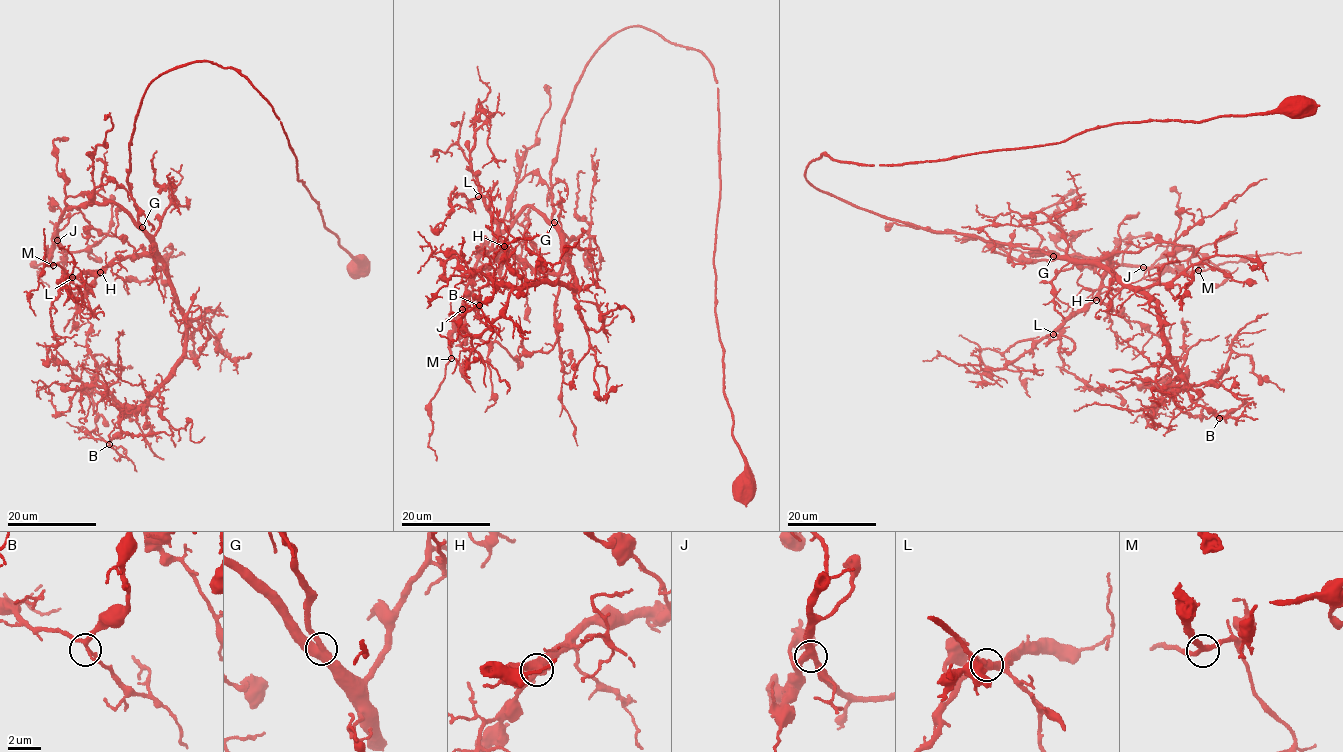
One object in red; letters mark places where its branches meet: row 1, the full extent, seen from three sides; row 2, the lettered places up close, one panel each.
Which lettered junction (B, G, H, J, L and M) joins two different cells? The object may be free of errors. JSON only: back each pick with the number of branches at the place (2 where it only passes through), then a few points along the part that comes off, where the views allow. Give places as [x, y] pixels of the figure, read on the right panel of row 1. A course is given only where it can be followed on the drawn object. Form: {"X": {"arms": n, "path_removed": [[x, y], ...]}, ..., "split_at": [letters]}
{"split_at": []}

